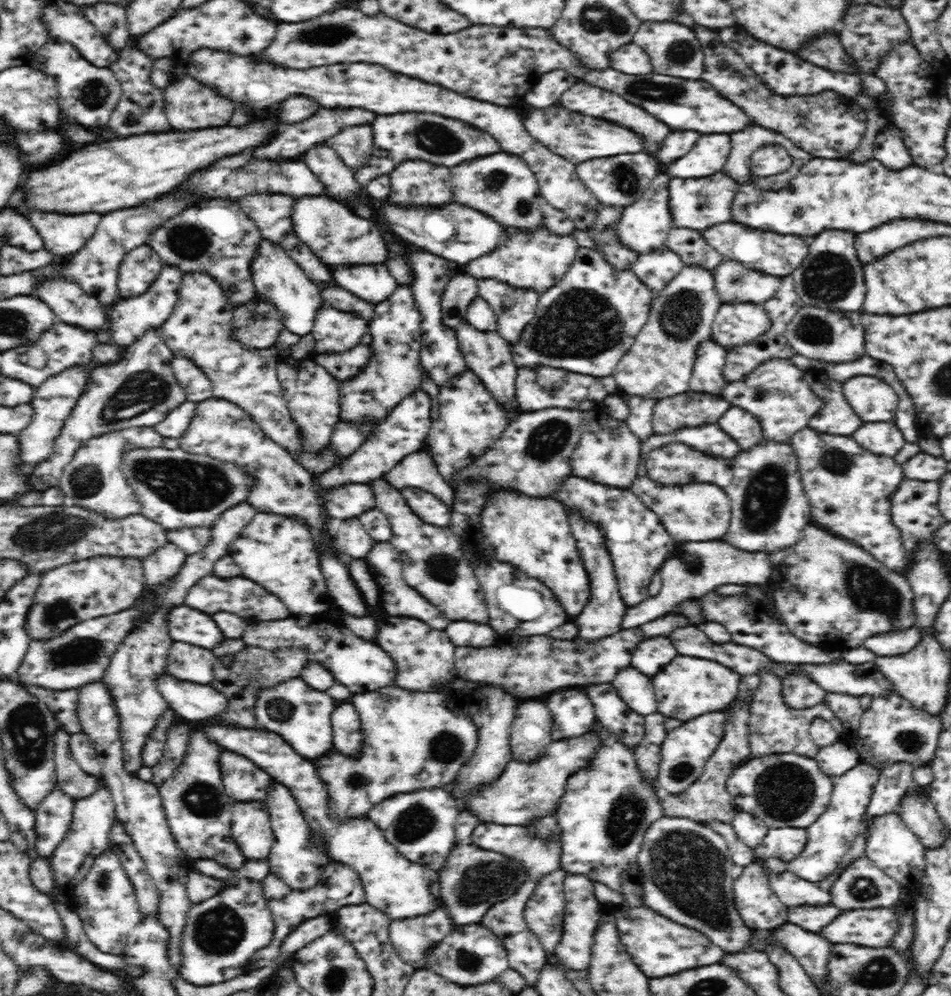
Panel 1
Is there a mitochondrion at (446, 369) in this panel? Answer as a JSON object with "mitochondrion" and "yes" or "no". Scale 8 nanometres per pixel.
{"mitochondrion":"yes"}

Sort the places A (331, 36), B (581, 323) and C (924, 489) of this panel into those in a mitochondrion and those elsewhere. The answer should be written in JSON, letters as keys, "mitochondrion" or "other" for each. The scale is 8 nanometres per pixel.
{"A":"mitochondrion","B":"mitochondrion","C":"other"}

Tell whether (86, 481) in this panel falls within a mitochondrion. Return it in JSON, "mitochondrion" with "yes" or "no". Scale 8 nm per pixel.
{"mitochondrion":"yes"}

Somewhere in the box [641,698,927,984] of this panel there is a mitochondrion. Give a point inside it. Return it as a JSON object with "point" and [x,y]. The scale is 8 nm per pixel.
{"point":[679,859]}

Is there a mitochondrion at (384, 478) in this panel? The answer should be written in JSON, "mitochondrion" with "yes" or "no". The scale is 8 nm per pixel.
{"mitochondrion":"no"}

